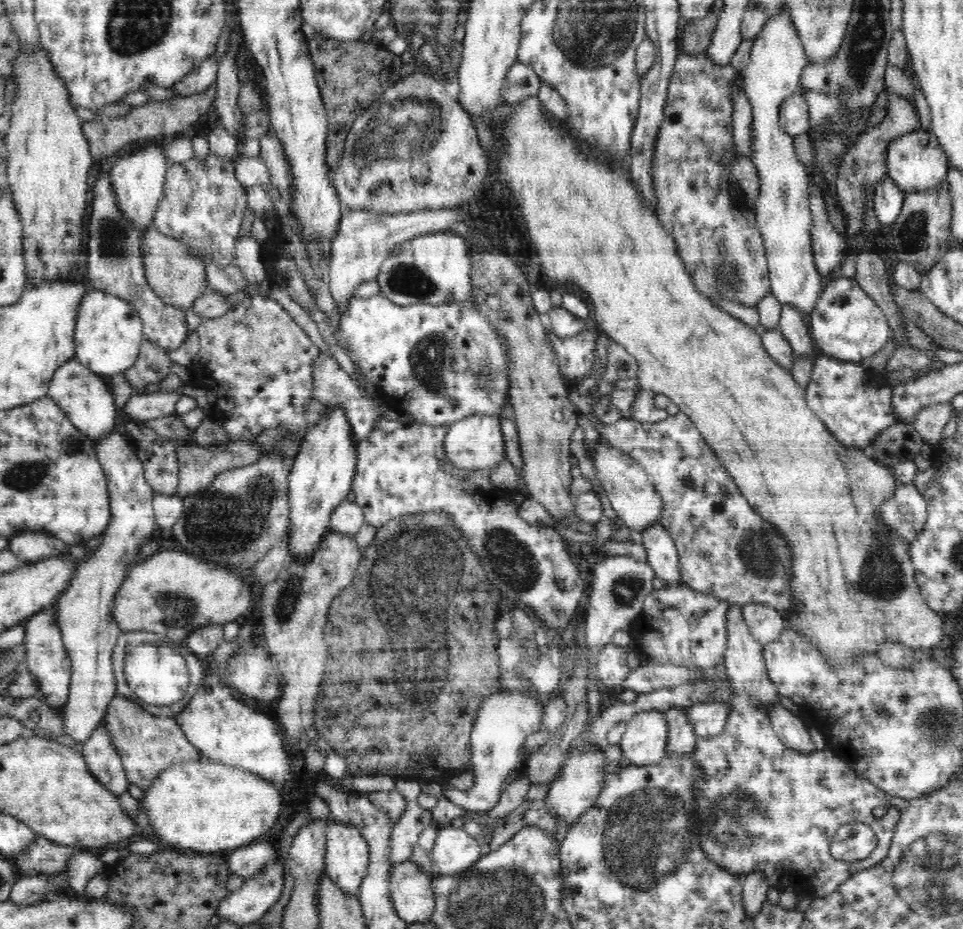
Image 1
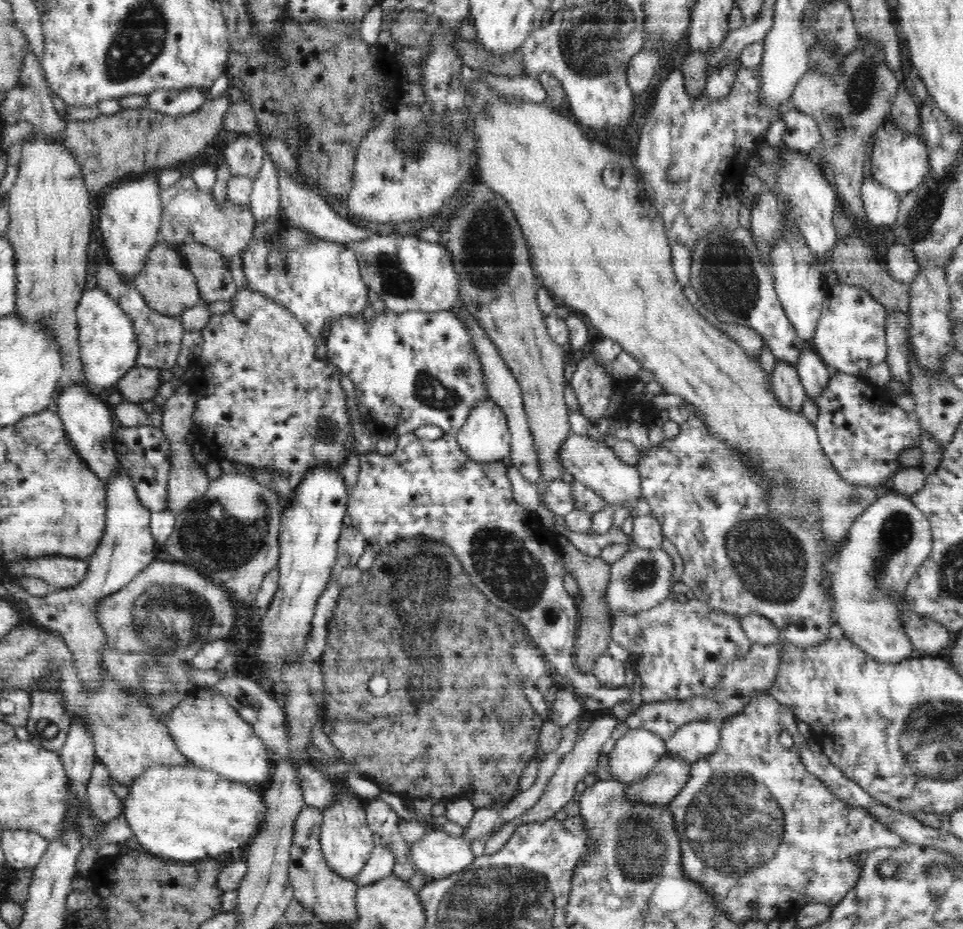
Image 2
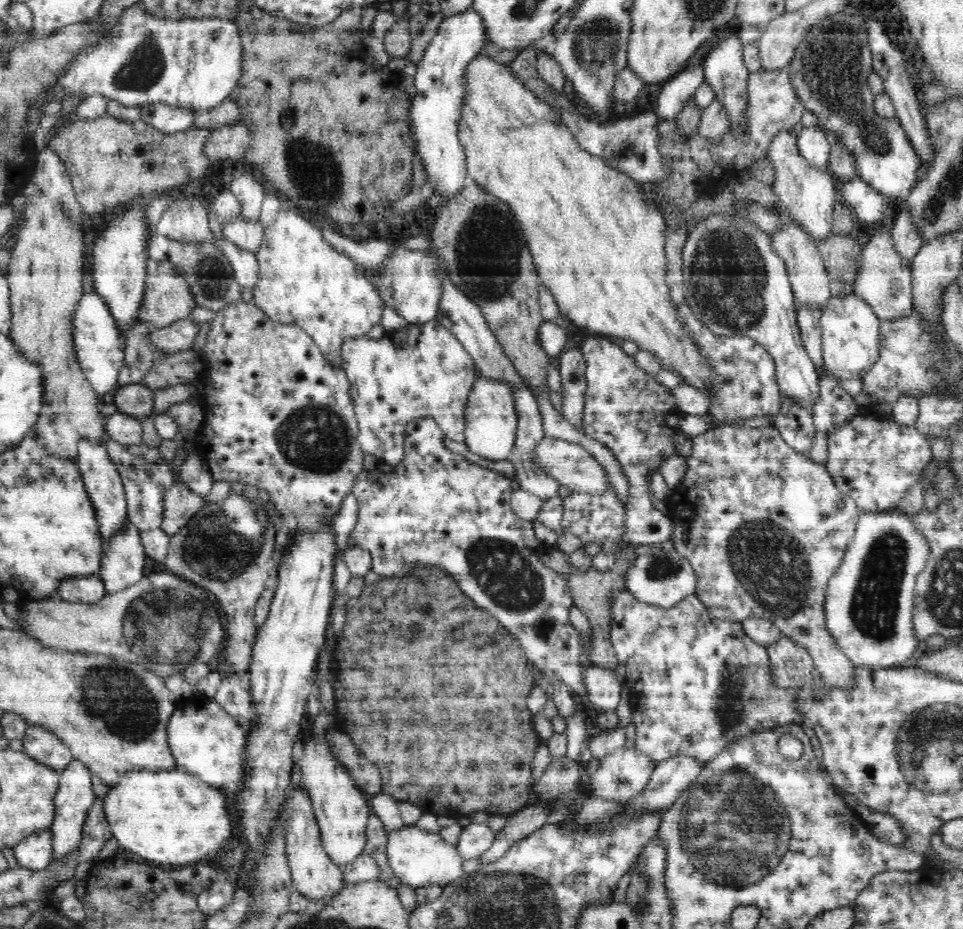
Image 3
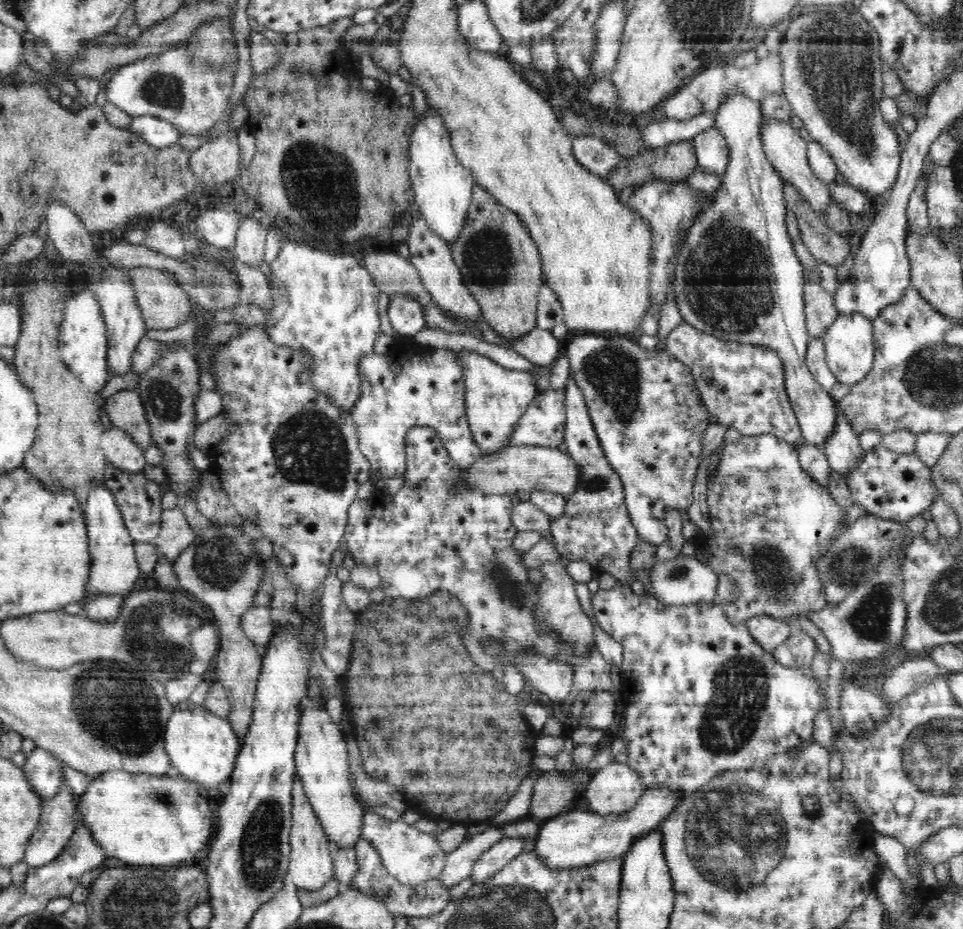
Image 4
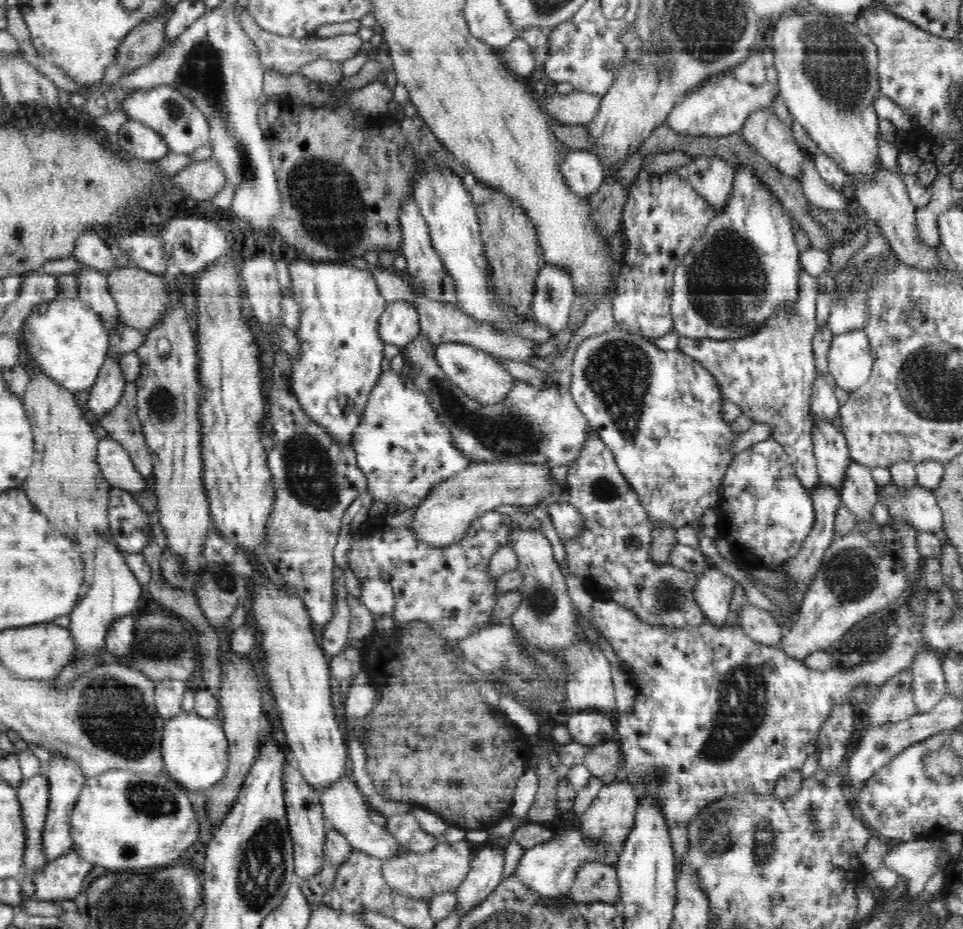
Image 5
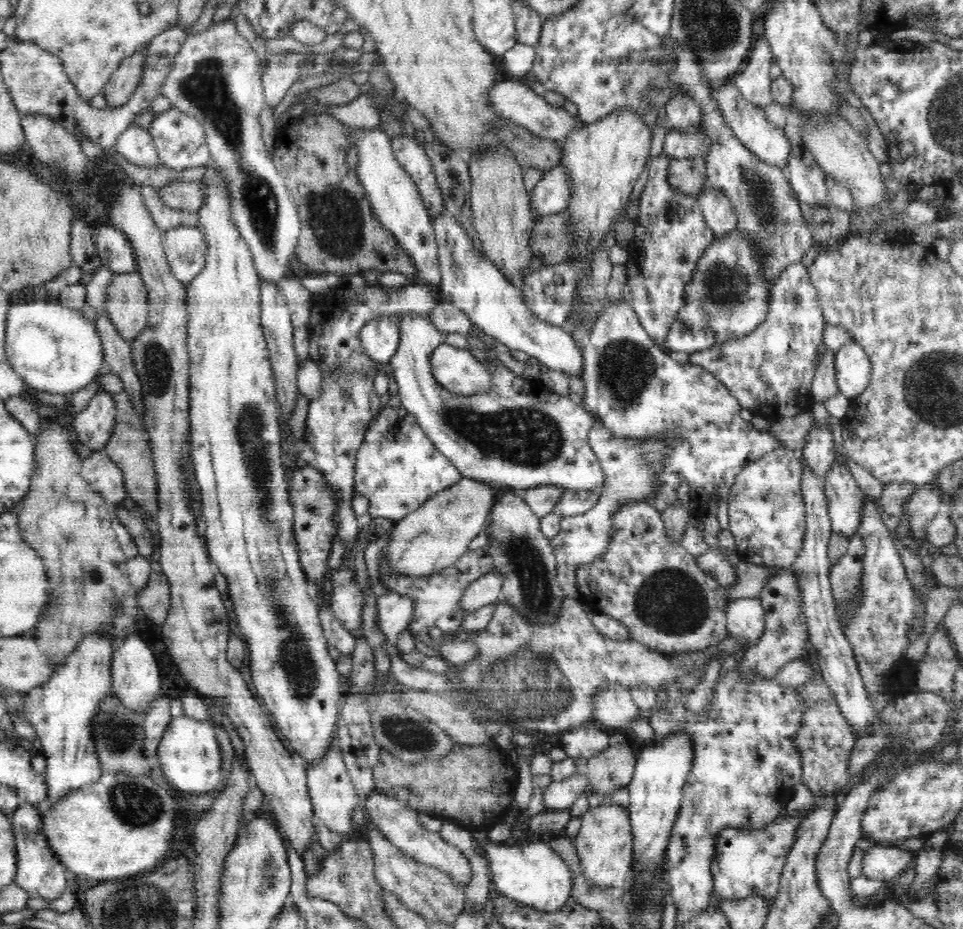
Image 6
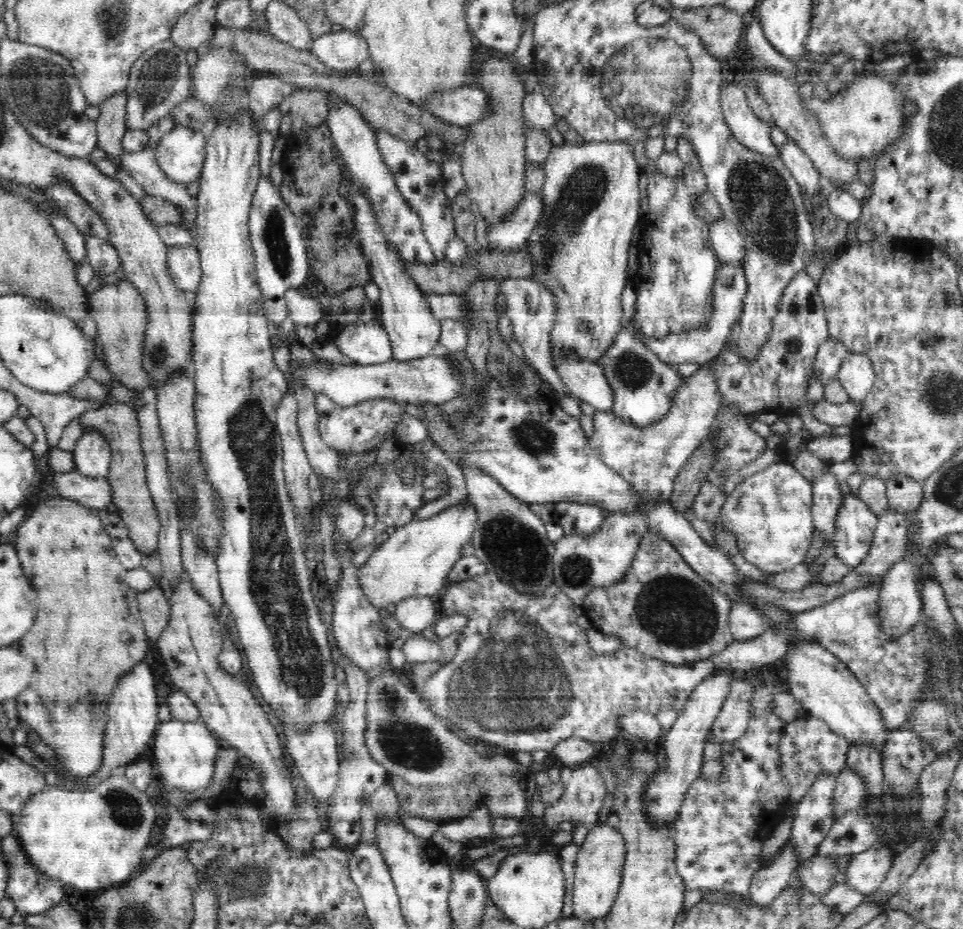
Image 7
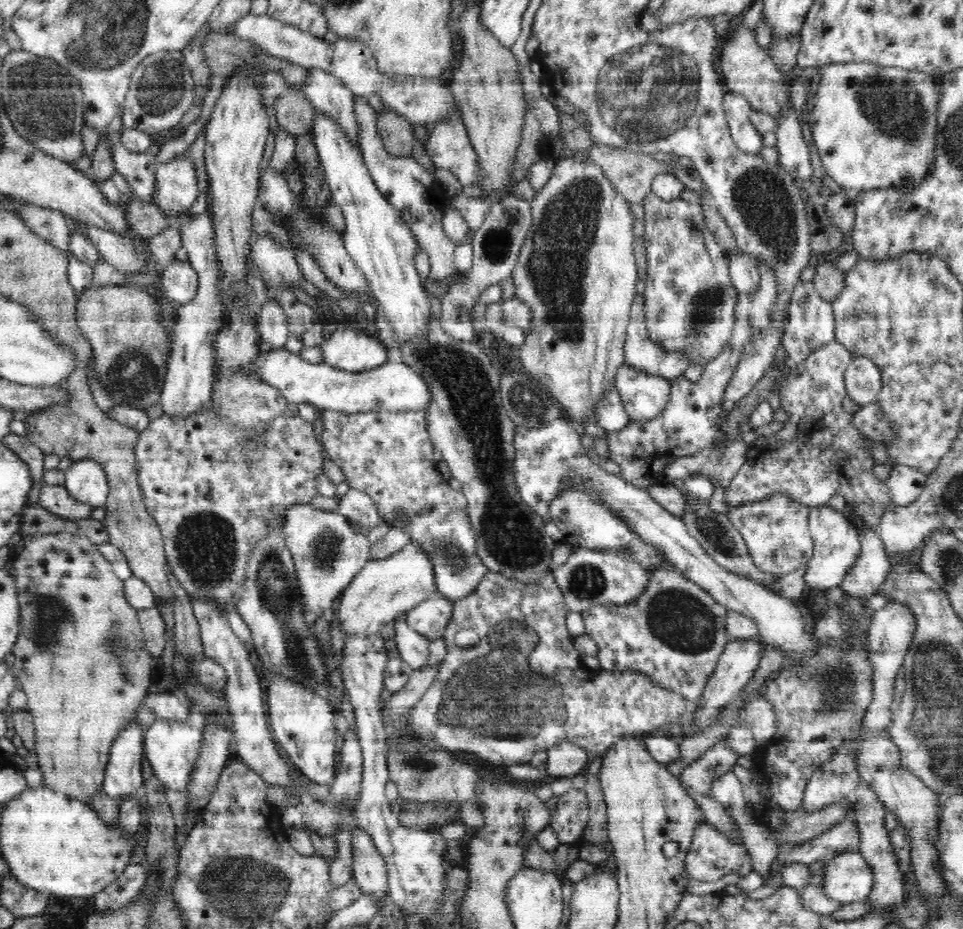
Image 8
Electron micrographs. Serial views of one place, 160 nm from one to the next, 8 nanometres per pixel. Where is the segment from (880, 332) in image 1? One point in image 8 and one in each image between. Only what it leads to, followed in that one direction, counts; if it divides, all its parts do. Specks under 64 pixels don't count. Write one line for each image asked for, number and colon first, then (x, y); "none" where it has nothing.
2: (850, 337)
3: (851, 338)
4: (849, 344)
5: (850, 361)
6: (853, 366)
7: (856, 375)
8: (863, 379)

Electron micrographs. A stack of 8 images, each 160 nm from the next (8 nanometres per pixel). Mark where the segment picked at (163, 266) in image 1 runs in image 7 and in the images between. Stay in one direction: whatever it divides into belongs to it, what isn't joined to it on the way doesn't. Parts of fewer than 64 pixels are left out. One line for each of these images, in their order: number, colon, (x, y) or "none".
2: (167, 285)
3: (167, 299)
4: (163, 304)
5: (141, 297)
6: (126, 303)
7: (120, 312)

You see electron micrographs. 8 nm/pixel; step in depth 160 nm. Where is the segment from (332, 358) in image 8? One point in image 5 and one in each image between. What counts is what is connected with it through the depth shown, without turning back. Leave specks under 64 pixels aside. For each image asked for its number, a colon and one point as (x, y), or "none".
5: (399, 323)
6: (380, 338)
7: (367, 343)

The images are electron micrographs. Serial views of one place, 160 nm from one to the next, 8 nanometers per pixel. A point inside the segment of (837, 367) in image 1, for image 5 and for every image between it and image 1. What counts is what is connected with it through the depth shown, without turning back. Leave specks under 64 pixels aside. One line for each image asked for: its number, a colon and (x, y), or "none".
2: (863, 439)
3: (875, 462)
4: (895, 487)
5: (917, 506)

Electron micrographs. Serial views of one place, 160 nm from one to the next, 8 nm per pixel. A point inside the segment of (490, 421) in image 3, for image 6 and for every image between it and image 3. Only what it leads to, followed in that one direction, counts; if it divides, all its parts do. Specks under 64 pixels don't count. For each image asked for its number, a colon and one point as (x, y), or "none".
4: (496, 398)
5: (476, 373)
6: (455, 369)

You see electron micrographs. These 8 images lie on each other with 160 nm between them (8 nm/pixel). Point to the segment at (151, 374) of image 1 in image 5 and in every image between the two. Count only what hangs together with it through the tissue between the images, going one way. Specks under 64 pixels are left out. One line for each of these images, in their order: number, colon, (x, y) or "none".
2: (140, 384)
3: (137, 401)
4: (125, 410)
5: (122, 424)

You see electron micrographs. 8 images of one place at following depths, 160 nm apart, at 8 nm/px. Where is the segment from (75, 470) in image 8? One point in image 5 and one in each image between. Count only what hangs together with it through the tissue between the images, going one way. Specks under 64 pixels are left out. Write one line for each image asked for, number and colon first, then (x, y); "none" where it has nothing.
5: (104, 395)
6: (93, 426)
7: (92, 455)

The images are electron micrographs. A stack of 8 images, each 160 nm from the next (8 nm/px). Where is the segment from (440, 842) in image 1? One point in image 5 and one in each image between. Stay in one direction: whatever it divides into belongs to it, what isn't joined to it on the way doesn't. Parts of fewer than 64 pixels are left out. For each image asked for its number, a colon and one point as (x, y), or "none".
2: (437, 855)
3: (418, 858)
4: (411, 856)
5: (345, 808)

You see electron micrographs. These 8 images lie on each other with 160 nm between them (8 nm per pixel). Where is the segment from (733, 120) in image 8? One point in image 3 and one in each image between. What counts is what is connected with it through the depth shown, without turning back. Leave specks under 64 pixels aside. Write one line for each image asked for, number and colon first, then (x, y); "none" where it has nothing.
3: (809, 194)
4: (784, 148)
5: (775, 141)
6: (748, 122)
7: (752, 132)

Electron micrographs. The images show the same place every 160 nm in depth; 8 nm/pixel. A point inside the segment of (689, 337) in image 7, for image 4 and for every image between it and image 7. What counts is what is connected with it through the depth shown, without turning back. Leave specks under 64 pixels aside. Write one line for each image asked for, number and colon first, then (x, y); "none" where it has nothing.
4: (737, 278)
5: (745, 266)
6: (728, 296)

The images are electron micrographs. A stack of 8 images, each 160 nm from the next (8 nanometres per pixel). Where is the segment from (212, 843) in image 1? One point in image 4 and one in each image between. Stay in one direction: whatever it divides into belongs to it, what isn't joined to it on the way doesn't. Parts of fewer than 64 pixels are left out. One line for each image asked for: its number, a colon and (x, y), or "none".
2: (184, 813)
3: (167, 816)
4: (139, 818)

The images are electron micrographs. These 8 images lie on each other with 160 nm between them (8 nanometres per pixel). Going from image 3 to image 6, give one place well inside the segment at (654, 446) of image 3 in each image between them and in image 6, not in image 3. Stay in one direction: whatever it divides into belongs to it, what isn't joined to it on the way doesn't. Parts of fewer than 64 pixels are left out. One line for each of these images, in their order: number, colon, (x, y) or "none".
4: (643, 404)
5: (659, 412)
6: (636, 389)

